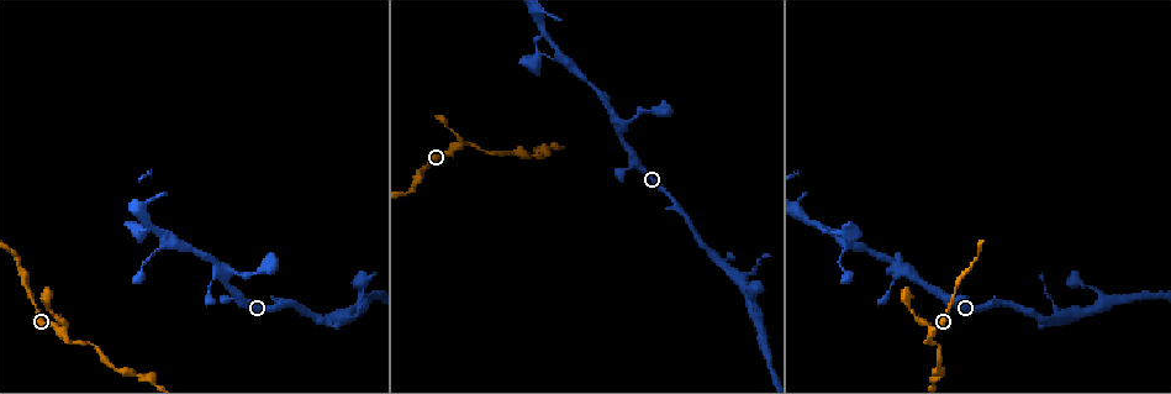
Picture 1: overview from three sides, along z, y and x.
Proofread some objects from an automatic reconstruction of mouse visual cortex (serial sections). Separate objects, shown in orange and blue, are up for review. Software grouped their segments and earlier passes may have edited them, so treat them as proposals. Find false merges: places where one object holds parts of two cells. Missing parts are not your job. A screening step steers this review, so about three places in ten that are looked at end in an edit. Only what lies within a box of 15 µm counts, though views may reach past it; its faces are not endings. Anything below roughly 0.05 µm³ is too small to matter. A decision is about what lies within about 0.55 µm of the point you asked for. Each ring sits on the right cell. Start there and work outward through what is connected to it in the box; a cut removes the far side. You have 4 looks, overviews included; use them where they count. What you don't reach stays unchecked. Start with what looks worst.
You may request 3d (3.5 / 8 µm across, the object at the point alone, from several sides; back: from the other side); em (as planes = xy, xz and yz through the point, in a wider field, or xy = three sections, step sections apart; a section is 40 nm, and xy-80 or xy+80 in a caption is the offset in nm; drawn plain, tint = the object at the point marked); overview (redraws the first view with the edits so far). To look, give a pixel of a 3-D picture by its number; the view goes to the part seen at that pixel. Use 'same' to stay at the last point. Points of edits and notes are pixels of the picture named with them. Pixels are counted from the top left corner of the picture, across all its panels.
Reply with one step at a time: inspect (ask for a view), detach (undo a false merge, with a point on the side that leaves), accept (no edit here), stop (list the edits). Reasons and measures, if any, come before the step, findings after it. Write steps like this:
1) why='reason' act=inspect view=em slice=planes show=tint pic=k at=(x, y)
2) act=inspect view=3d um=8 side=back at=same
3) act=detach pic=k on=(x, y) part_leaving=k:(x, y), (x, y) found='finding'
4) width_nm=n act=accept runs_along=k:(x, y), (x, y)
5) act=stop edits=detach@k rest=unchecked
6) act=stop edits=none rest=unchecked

why='looks like a crossing' act=inspect view=3d um=3.5 pic=1 at=(910, 272)

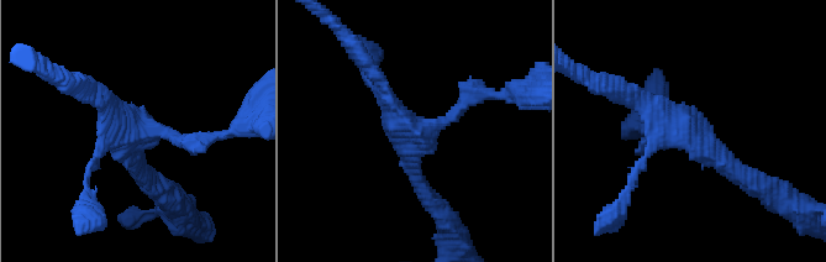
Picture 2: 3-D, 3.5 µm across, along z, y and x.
why='now the EM' act=inspect view=em slice=xy step=2 show=tint pic=2 at=(409, 137)

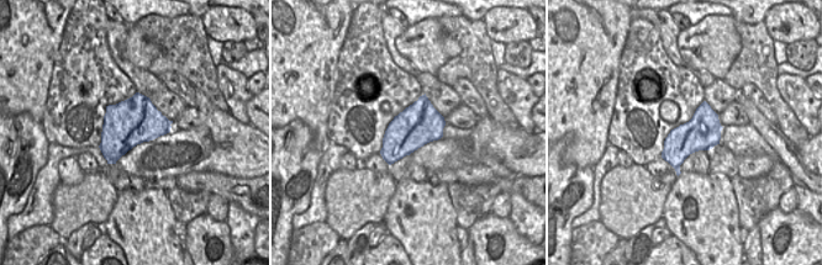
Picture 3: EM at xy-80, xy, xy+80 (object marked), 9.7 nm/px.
why='cut it another way' act=inspect view=em slice=planes show=tint at=same

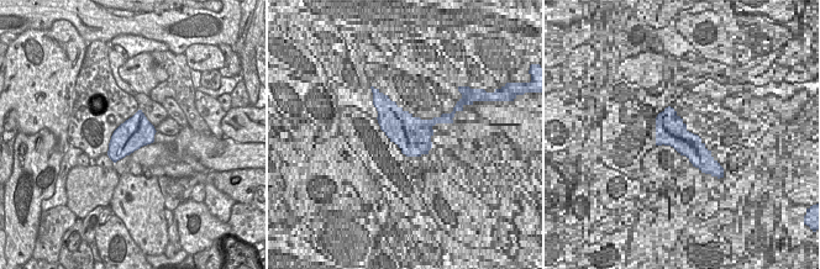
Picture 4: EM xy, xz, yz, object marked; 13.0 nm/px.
arm_widths_nm=150,150,200,250 act=accept runs_along=2:(759, 185), (642, 98) found='continuous, no second cell'

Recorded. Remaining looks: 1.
why='a narrow waist' act=inspect view=3d um=3.5 pic=1 at=(545, 35)

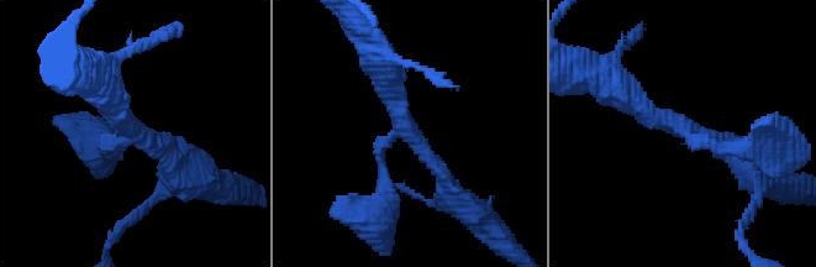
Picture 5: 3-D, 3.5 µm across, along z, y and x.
arm_widths_nm=200,250,300 act=accept found='continuous, no second cell'

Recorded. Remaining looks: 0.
act=stop edits=none rest=unchecked

